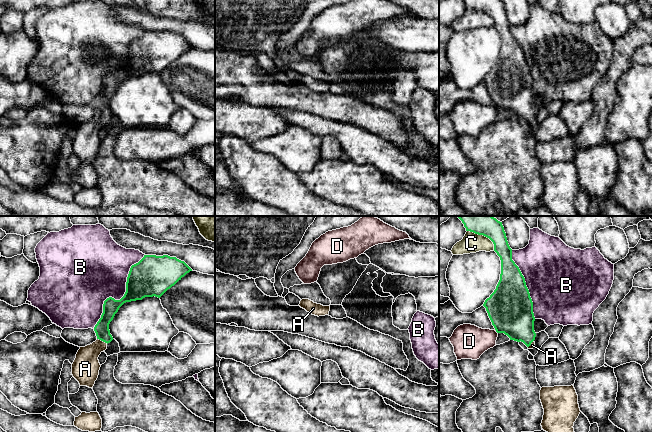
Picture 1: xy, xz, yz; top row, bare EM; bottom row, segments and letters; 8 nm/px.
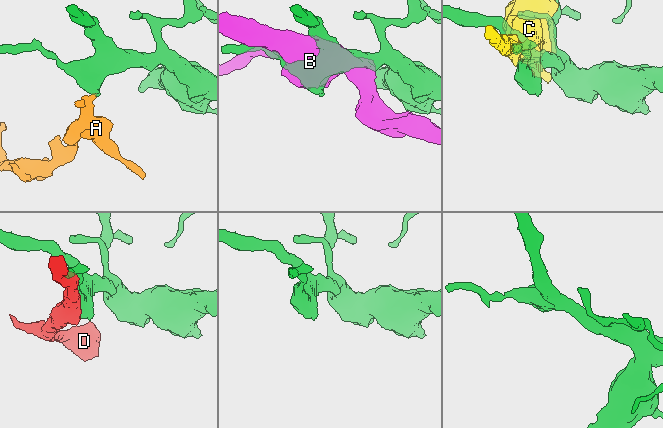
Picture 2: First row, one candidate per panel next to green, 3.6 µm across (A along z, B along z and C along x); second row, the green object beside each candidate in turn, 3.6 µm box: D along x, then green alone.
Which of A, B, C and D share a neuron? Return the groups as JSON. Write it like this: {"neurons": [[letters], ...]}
{"neurons": [["A"], ["B"], ["C"], ["D"]]}

